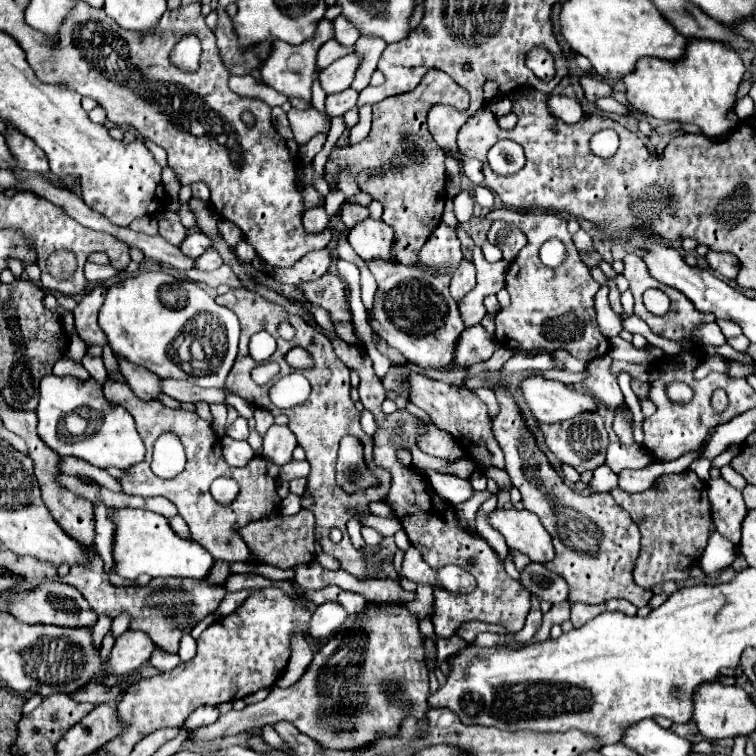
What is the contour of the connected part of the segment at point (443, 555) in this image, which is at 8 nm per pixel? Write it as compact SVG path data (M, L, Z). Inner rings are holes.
M406 408L388 414L388 420L384 420L384 424L378 424L378 430L374 434L374 464L386 468L392 474L392 484L384 502L392 508L394 516L402 522L402 528L406 530L412 546L416 546L422 552L422 558L428 562L428 566L440 570L446 564L456 564L466 568L476 578L474 592L464 596L456 596L454 592L444 592L442 588L434 588L432 622L436 634L440 638L450 638L454 636L456 628L468 620L492 622L506 628L506 632L520 632L524 628L524 620L530 610L528 590L520 588L518 580L506 574L504 562L482 536L460 526L454 506L432 490L426 476L420 474L414 466L400 464L396 456L396 450L410 450L412 446L416 446L416 438L412 438L410 432L412 430L420 432L420 424L422 420L412 416ZM394 424L404 424L402 438L394 436Z

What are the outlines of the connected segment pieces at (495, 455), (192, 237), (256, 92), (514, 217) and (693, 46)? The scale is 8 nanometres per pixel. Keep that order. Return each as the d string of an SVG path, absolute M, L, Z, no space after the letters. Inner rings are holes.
M392 366L388 370L388 374L382 380L386 390L404 390L410 398L410 402L414 402L418 408L422 408L424 412L430 414L432 422L438 428L444 428L446 432L450 432L464 448L464 452L478 460L478 464L484 466L498 466L504 468L504 454L500 452L500 446L496 444L496 438L492 436L492 420L488 418L488 410L486 404L474 396L468 388L464 386L450 386L438 380L428 378L426 374L414 372L408 366Z
M192 232L192 234L188 234L188 236L182 240L180 250L182 250L186 256L196 258L196 256L200 256L208 246L212 246L212 242L210 242L210 238L208 238L206 234L202 234L202 232Z
M244 74L244 76L230 76L228 86L240 94L240 96L248 96L248 98L258 98L262 102L266 102L268 106L282 106L288 98L280 92L276 92L274 88L270 88L264 82L258 82L254 76Z
M506 208L490 210L486 214L486 220L490 222L502 220L502 222L516 224L528 238L528 244L520 250L510 270L506 272L506 290L510 292L512 304L506 310L500 310L496 314L494 338L498 340L498 344L510 350L564 348L574 358L584 362L604 356L610 344L608 344L608 338L600 334L596 324L596 314L594 314L594 296L600 284L592 278L590 268L582 262L572 242L572 236L566 230L566 220L560 216L550 216L550 214L530 214L530 212L522 214L522 212L514 212ZM548 238L560 238L566 244L568 258L558 268L548 268L538 258L538 250Z
M686 38L684 56L680 60L660 60L660 58L640 58L634 72L624 76L628 102L654 118L690 122L702 128L710 138L720 138L730 132L736 124L724 118L726 110L734 108L738 84L746 68L734 48L724 42Z

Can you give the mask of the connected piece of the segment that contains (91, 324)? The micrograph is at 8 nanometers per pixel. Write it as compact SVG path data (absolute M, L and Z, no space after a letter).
M96 286L92 292L84 294L82 300L78 302L78 306L72 310L72 314L76 318L76 332L82 338L82 342L88 346L104 346L106 344L106 336L98 328L98 322L96 322L98 310L104 302L104 294L106 294L106 290Z

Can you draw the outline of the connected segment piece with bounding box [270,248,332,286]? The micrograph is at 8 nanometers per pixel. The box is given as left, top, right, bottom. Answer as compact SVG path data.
M324 248L320 252L308 252L306 256L302 256L294 266L290 268L276 268L272 270L272 278L284 282L284 284L294 284L294 286L300 286L304 282L310 282L310 280L318 280L330 266L332 262L332 256L330 252Z

